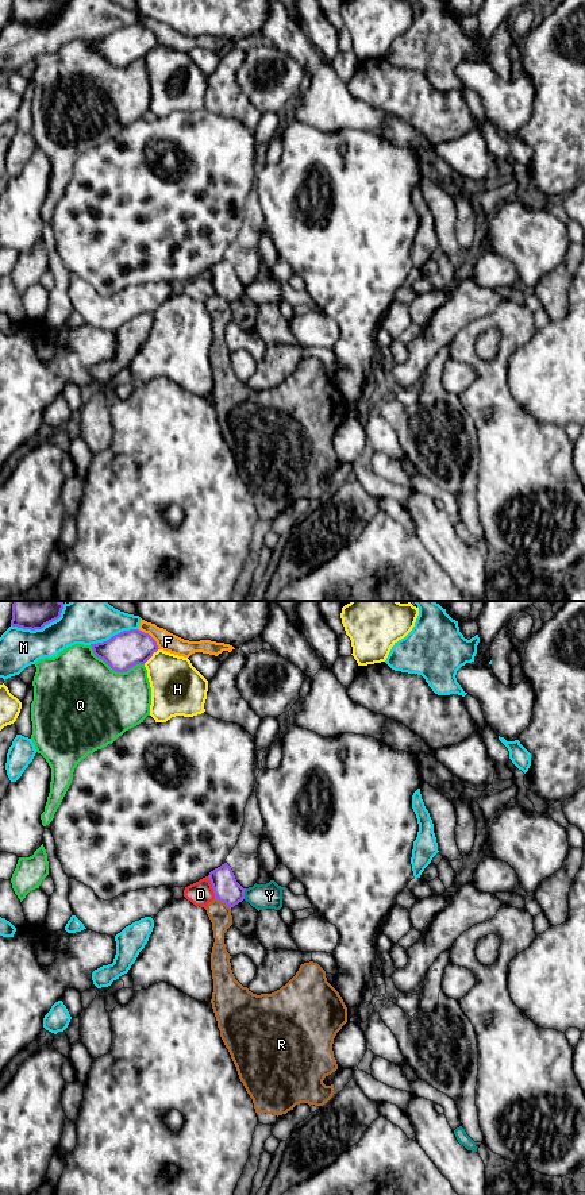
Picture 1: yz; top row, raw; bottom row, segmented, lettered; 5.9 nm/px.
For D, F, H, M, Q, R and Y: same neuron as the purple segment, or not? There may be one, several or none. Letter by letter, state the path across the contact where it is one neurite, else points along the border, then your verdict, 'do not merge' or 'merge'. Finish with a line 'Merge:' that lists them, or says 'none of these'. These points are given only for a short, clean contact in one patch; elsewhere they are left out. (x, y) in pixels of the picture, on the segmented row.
D: do not merge
F: do not merge
H: do not merge
M: do not merge
Q: do not merge
R: along yz (215, 898), (230, 909) | do not merge
Y: along yz (246, 889), (243, 898) | do not merge
Merge: none of these

